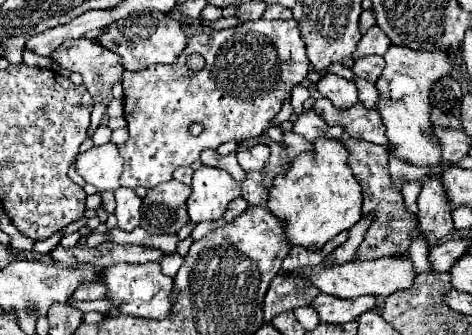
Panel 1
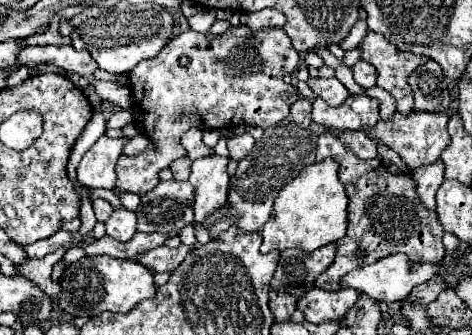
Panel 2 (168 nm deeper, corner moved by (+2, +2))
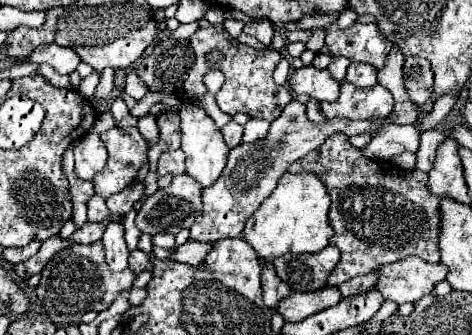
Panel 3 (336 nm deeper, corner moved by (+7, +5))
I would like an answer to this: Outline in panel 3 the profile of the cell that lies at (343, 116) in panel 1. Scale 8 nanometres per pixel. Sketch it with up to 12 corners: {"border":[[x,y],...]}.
{"border":[[341,84],[335,102],[321,102],[327,120],[387,117],[395,100],[385,86]]}

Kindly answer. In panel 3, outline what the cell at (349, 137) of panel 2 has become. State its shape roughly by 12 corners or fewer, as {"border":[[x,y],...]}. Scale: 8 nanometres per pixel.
{"border":[[413,124],[381,130],[361,154],[389,160],[405,150],[417,152],[421,132]]}

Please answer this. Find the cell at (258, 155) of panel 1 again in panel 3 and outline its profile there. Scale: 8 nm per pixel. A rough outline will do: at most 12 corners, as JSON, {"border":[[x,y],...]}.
{"border":[[231,120],[221,128],[227,146],[235,148],[243,138],[243,126]]}

